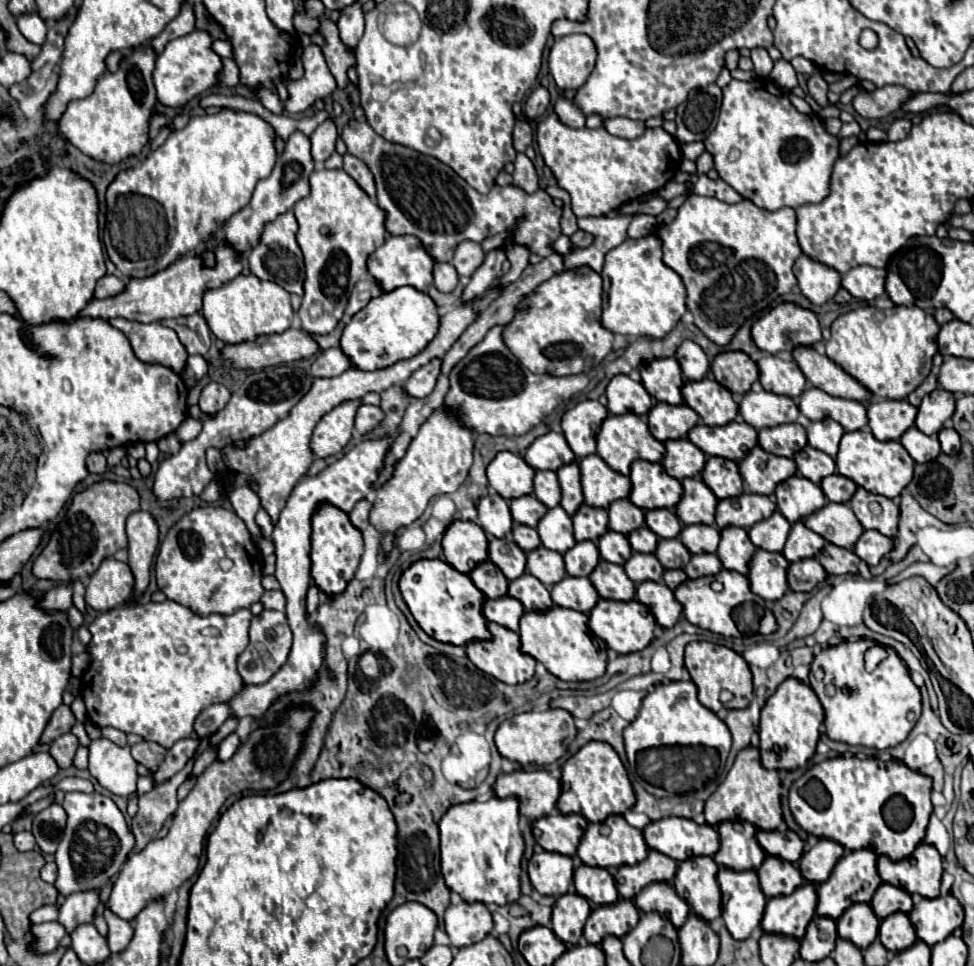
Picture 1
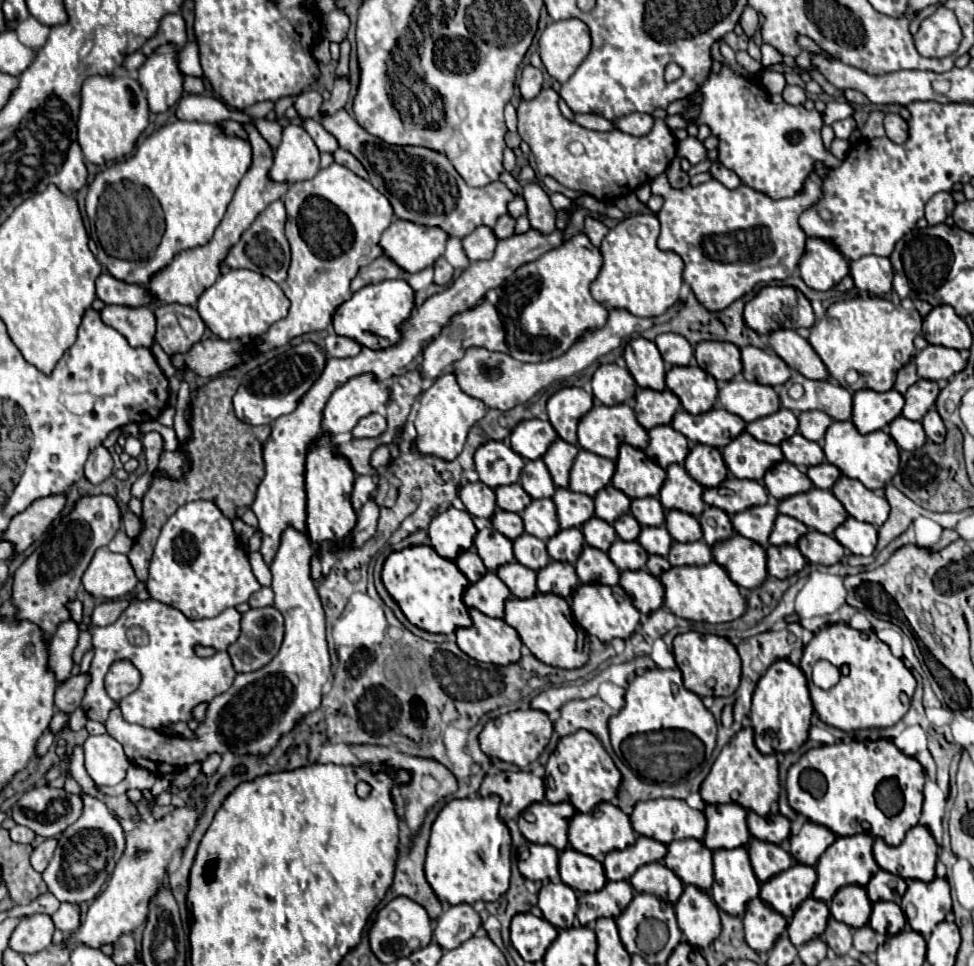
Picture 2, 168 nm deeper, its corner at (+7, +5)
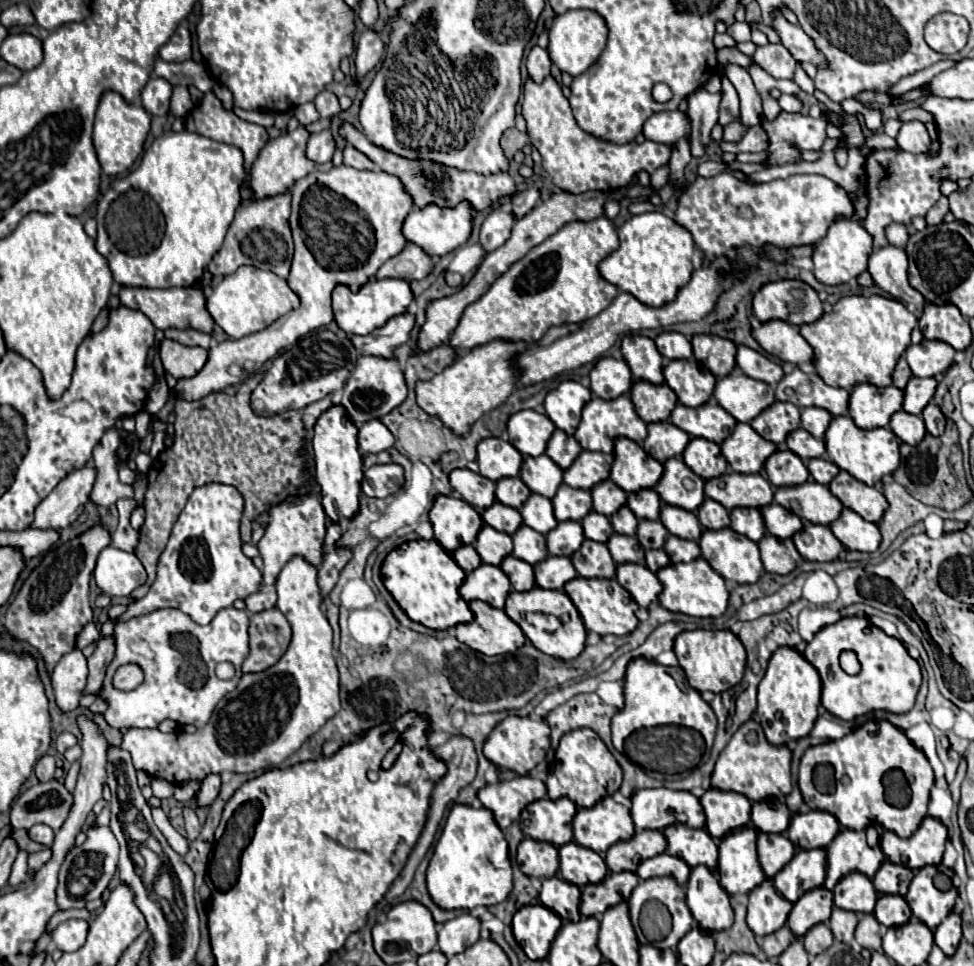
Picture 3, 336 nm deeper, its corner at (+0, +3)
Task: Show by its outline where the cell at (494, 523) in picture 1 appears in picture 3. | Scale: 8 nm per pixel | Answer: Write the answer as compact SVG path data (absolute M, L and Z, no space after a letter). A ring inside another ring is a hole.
M454 469L450 473L450 485L462 495L464 501L478 509L486 509L494 503L496 495L496 483L482 477L480 473L474 473L470 469Z

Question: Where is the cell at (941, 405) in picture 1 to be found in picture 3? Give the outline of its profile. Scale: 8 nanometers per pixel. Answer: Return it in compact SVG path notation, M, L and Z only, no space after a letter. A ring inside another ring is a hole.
M910 377L908 385L904 389L902 409L912 413L912 415L920 415L922 409L930 403L934 391L936 391L936 379L932 379L932 377L926 377L926 379Z

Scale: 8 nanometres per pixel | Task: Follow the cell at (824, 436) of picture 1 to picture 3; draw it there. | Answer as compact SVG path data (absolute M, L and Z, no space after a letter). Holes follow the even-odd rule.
M804 407L800 427L812 433L816 439L824 437L824 431L828 429L828 423L832 421L832 415L820 407Z

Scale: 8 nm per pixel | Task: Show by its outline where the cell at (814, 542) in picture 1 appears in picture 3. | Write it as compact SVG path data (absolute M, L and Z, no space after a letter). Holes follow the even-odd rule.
M776 501L770 503L768 507L760 509L760 515L764 519L766 531L780 537L780 539L788 539L792 537L796 531L800 531L802 521L798 515L792 515L792 511L780 507Z

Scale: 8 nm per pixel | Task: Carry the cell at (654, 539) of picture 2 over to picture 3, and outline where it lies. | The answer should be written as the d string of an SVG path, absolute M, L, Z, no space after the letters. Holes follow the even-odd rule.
M640 519L636 529L636 539L644 549L662 549L668 531L660 521Z

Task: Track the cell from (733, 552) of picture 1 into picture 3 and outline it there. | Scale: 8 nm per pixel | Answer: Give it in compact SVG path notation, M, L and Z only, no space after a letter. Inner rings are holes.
M704 499L704 503L696 511L698 521L702 523L704 529L724 529L730 525L728 511L714 499Z

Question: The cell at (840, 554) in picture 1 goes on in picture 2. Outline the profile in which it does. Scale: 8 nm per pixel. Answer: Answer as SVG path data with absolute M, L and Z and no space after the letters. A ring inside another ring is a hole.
M809 531L805 537L801 537L797 547L809 563L835 565L845 557L845 547L835 537L817 531Z

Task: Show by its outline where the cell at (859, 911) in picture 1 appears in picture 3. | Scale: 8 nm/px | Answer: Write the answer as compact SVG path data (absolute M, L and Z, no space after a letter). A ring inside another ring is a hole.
M858 871L844 875L834 885L834 905L854 913L872 913L878 893L872 881Z

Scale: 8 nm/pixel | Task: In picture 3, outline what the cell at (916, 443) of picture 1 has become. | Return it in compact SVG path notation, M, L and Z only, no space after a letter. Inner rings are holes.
M896 411L890 417L890 429L908 445L920 443L920 439L924 439L924 435L926 435L922 417L906 413L906 411Z

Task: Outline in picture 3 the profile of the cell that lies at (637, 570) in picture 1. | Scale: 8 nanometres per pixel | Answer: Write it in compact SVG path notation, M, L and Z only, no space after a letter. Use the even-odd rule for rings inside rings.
M614 533L608 539L606 547L616 563L642 563L644 561L644 549L640 547L640 543L636 543L636 537Z

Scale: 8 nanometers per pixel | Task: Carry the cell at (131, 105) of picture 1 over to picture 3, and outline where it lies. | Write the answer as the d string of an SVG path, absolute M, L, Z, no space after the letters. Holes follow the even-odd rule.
M112 91L104 93L94 121L94 147L96 147L102 171L106 175L118 175L128 171L138 159L138 155L142 153L148 131L150 131L150 115L144 111L144 107L128 105L120 95Z

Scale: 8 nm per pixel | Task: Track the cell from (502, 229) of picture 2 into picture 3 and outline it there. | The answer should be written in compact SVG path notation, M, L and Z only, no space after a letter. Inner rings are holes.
M530 187L522 193L516 193L512 197L512 213L516 215L516 219L524 217L532 207L536 207L540 203L540 189L538 187Z

